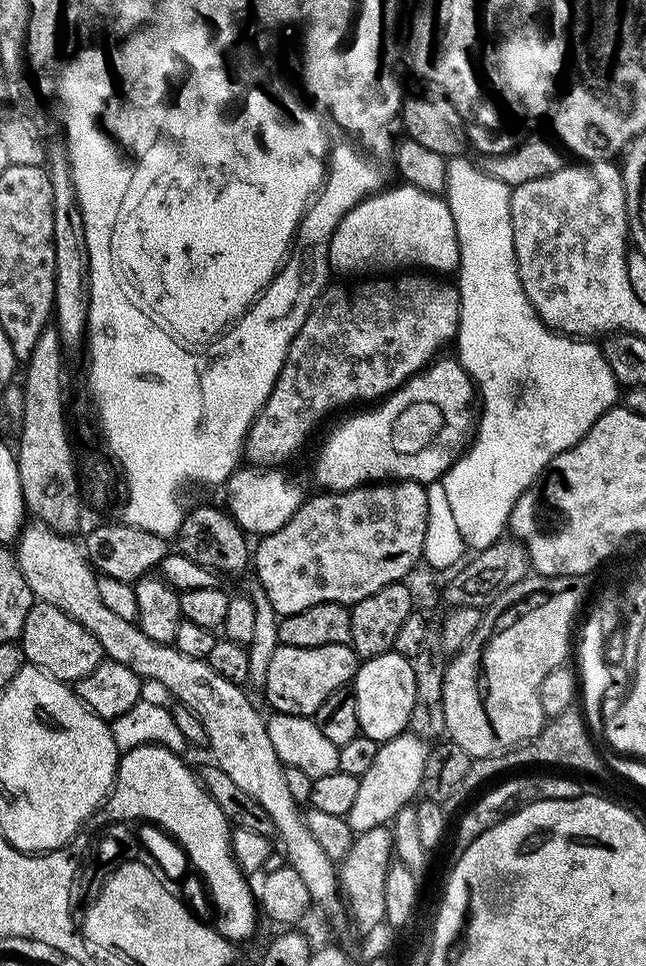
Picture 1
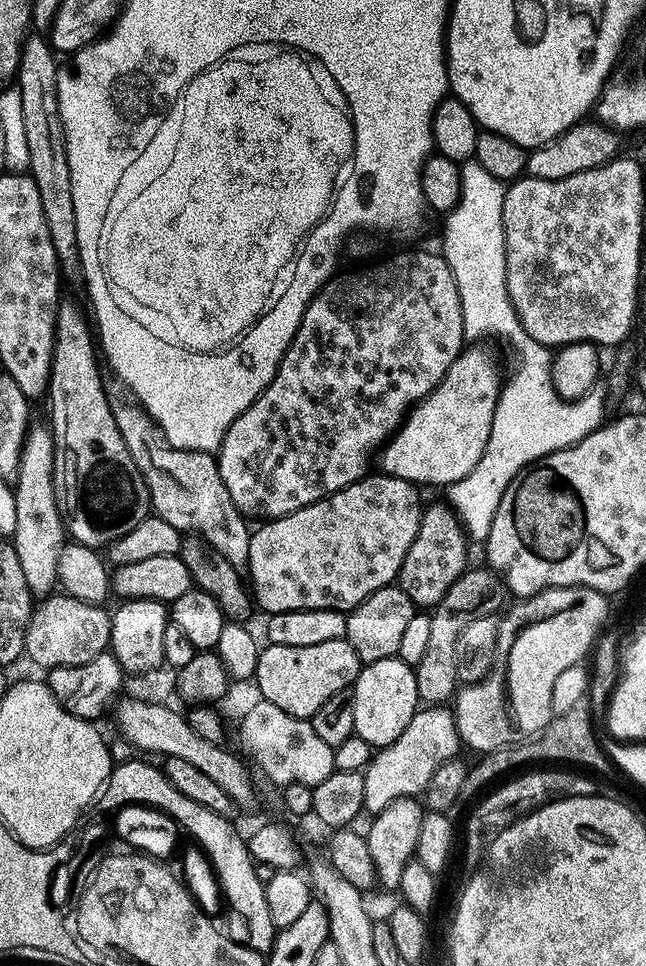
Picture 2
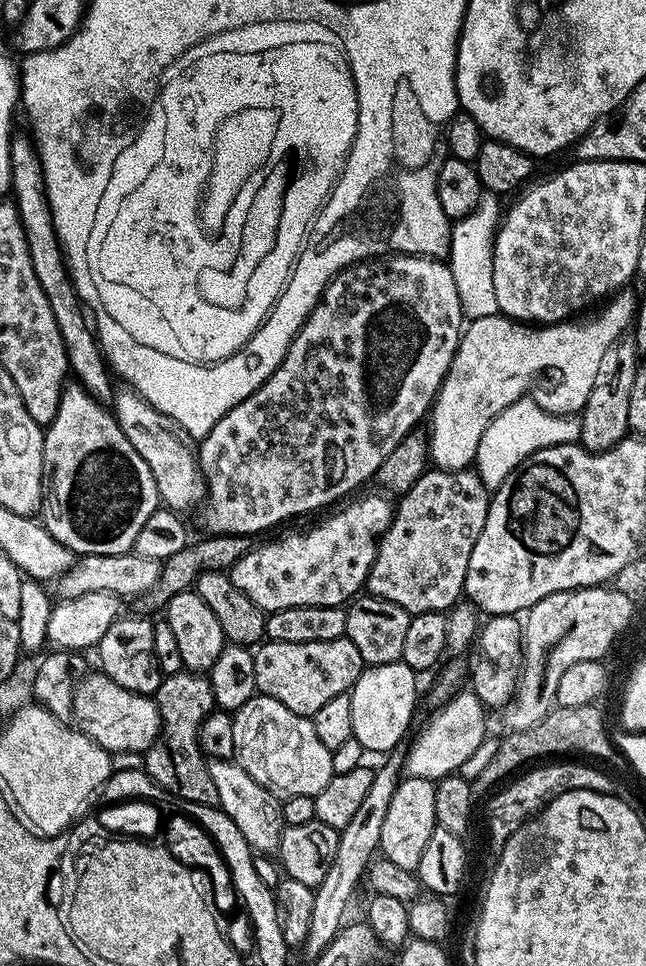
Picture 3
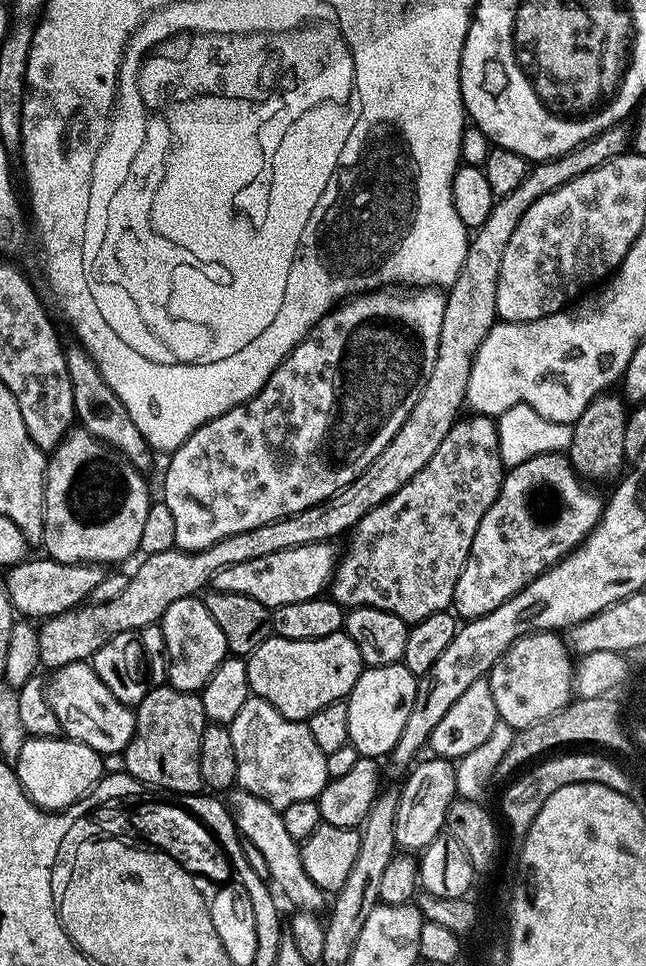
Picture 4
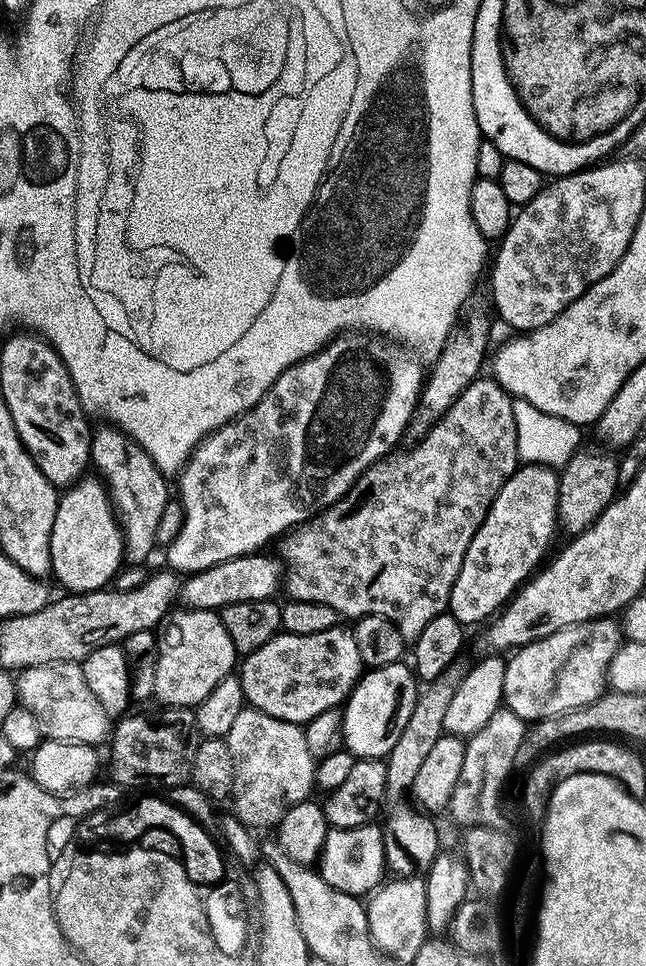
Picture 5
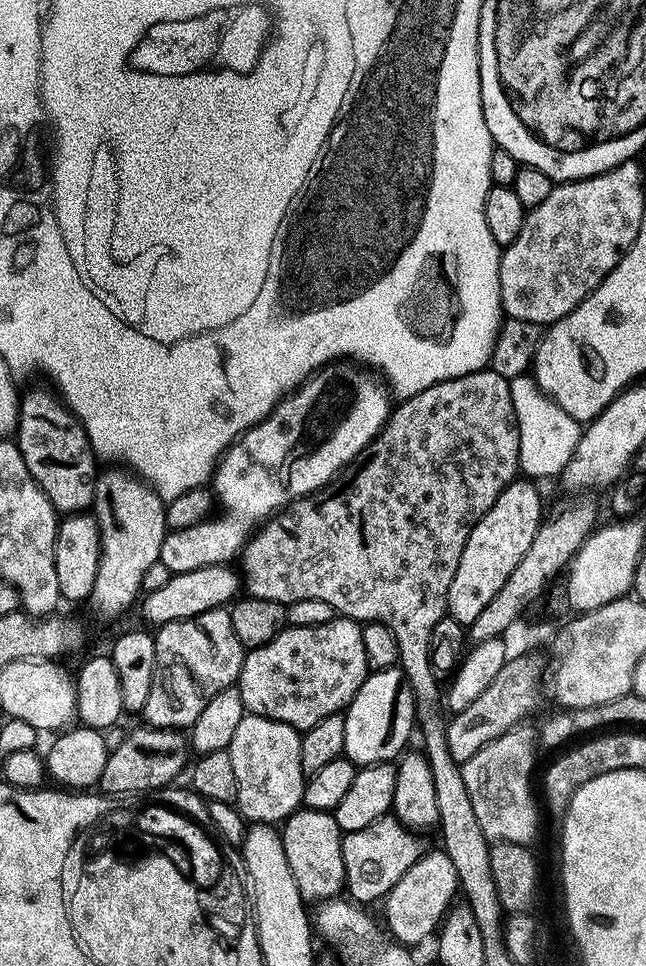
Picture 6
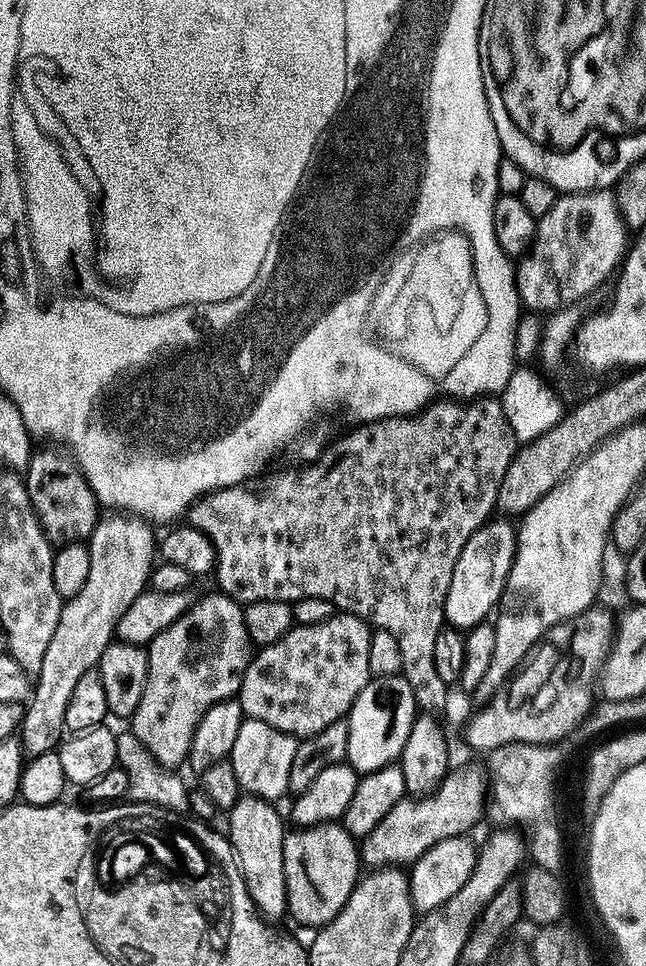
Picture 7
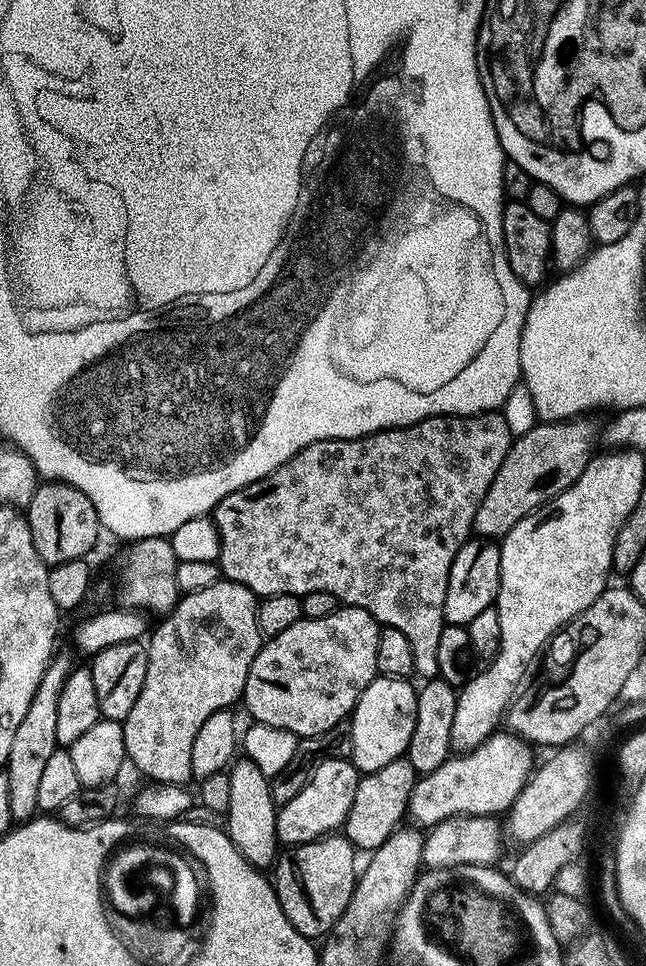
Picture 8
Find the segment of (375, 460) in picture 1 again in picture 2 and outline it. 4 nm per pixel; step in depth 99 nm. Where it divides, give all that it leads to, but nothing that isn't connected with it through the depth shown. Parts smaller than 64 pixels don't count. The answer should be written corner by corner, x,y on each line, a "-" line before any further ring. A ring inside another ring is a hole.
468,346
461,352
459,358
446,370
438,387
405,415
399,429
392,433
390,439
383,445
383,471
390,476
403,480
411,480
417,486
424,484
441,484
447,486
466,478
474,466
478,466
478,458
486,450
488,431
492,425
492,415
500,397
502,387
502,372
496,365
496,360
487,352
484,346

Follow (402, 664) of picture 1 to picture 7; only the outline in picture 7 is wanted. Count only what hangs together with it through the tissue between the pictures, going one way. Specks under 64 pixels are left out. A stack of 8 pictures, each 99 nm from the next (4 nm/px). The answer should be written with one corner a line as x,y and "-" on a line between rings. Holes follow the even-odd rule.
403,675
378,676
369,680
346,717
350,726
347,763
360,774
397,763
402,746
406,746
406,738
410,738
410,726
417,715
416,695

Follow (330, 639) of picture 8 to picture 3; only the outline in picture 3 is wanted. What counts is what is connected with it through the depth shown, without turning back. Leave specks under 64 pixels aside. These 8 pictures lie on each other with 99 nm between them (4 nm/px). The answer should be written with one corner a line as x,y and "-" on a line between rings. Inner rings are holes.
347,638
330,642
274,642
268,640
261,643
254,652
254,678
257,693
282,702
282,706
286,706
286,710
294,710
294,714
309,718
322,706
326,706
326,702
330,702
330,698
351,693
352,687
358,682
365,667
362,654
358,654
354,642
350,642

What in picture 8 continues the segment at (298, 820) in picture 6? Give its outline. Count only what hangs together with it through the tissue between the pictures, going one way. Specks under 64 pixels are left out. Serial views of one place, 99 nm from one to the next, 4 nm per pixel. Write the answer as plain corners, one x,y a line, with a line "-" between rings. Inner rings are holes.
343,834
320,836
305,844
289,847
274,864
276,897
294,930
309,938
324,938
342,918
356,889
357,849

